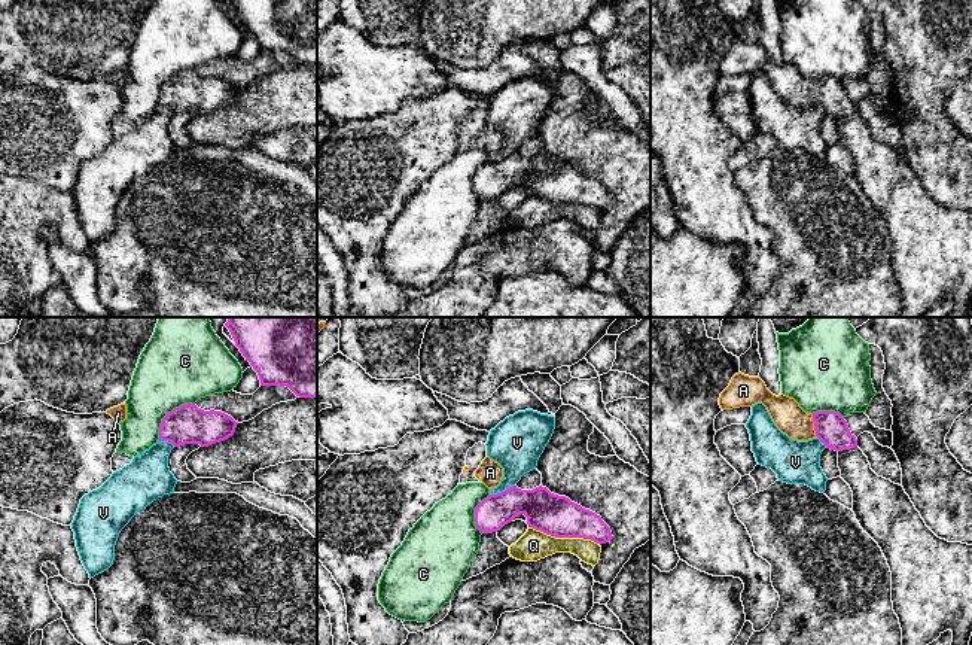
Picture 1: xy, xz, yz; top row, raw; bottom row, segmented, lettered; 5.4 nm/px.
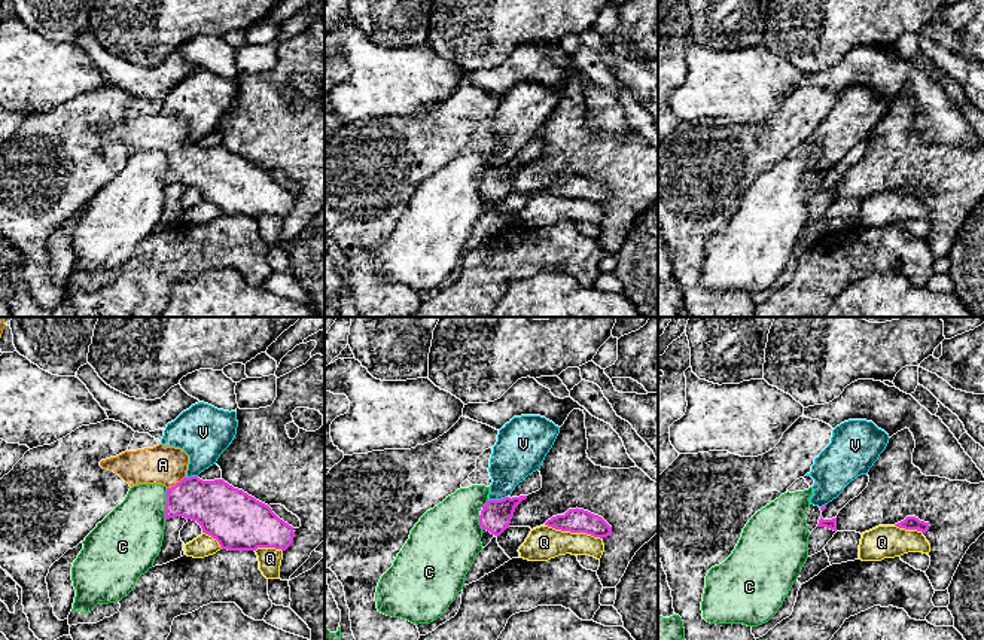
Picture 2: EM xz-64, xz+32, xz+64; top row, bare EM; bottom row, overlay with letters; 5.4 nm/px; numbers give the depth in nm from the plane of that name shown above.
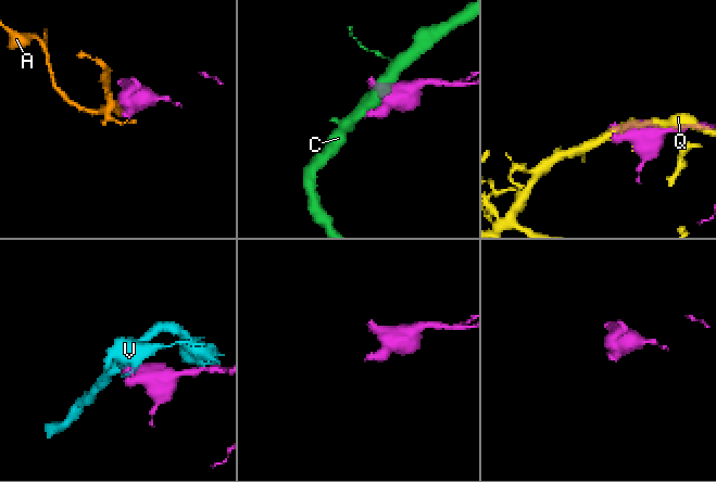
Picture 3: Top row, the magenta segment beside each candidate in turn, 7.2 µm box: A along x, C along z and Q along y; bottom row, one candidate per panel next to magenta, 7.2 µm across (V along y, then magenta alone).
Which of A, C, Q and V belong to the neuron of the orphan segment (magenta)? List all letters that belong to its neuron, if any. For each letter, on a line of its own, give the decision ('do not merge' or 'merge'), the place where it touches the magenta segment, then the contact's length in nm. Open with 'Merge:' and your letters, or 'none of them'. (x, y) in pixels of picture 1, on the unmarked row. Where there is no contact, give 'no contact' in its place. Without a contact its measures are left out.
Merge: A
A: merge; meets magenta in yz at (814, 93); contact 130 nm long
C: do not merge; meets magenta in xy at (167, 81); contact 300 nm long
Q: do not merge; meets magenta in xz at (564, 203); contact 400 nm long
V: do not merge; meets magenta in xz at (502, 158); contact 150 nm long

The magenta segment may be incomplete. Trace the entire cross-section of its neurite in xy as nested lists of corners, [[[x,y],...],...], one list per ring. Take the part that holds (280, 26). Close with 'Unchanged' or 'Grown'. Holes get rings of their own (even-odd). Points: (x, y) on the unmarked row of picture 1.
[[[231,0],[258,39],[260,52],[286,52],[299,64],[317,63],[317,0]]]. Unchanged

